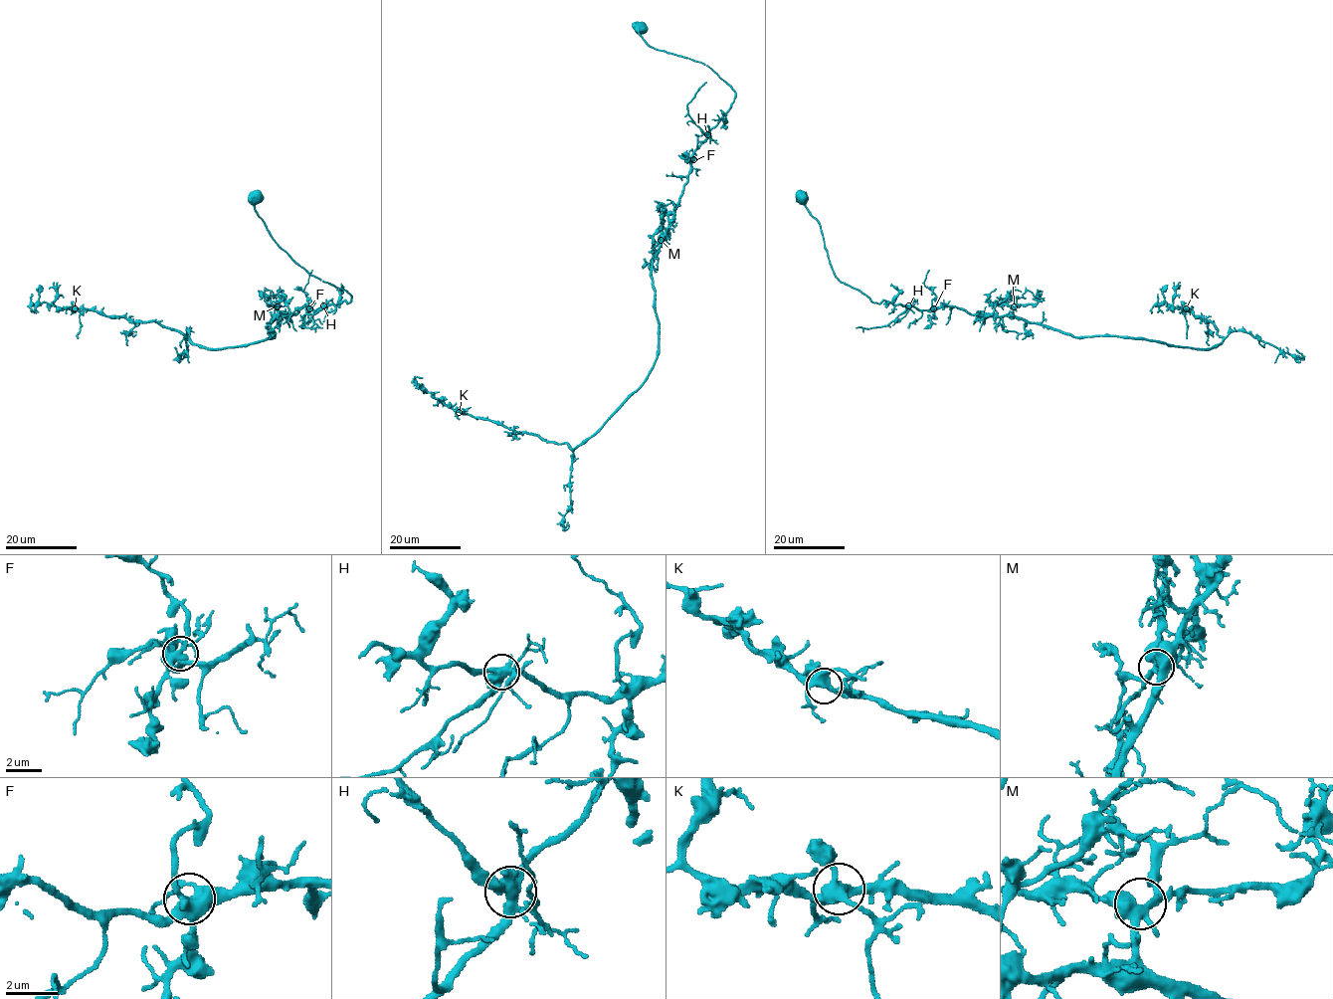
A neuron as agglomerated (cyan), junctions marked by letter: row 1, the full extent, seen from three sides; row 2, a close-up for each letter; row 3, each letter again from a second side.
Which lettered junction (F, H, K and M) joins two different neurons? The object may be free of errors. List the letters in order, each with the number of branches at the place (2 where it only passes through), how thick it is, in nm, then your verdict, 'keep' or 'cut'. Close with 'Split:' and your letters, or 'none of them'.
F: 5 | 380 nm | keep
H: 5 | 440 nm | cut
K: 5 | 440 nm | keep
M: 5 | 460 nm | keep
Split: H

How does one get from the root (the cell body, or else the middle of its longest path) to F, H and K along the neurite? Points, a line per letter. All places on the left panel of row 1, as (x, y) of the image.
F: (256, 198), (254, 210), (272, 239), (310, 275), (351, 296), (348, 302), (343, 300), (309, 308)
H: (256, 198), (254, 210), (272, 239), (310, 275), (344, 290), (351, 296), (348, 302), (343, 300), (323, 305)
K: (256, 198), (272, 239), (350, 301), (303, 306), (268, 325), (273, 337), (226, 348), (75, 308)

